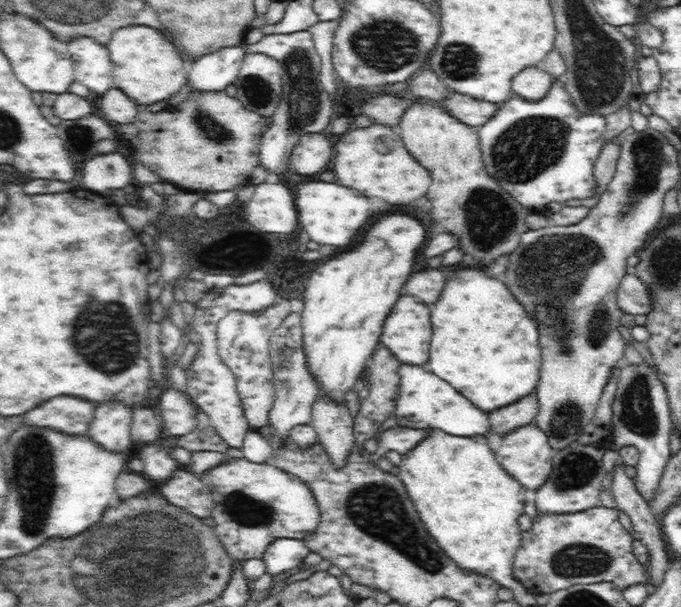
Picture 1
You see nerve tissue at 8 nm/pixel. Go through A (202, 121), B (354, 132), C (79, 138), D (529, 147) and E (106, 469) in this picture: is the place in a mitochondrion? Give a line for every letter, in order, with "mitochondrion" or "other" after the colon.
A: mitochondrion
B: other
C: mitochondrion
D: mitochondrion
E: other

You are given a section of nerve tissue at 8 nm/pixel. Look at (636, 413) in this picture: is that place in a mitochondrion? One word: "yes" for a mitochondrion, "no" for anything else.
yes

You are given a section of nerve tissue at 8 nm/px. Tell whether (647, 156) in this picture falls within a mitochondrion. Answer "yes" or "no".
yes

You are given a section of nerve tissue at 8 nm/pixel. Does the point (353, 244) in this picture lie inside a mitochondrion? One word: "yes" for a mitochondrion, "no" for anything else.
no

